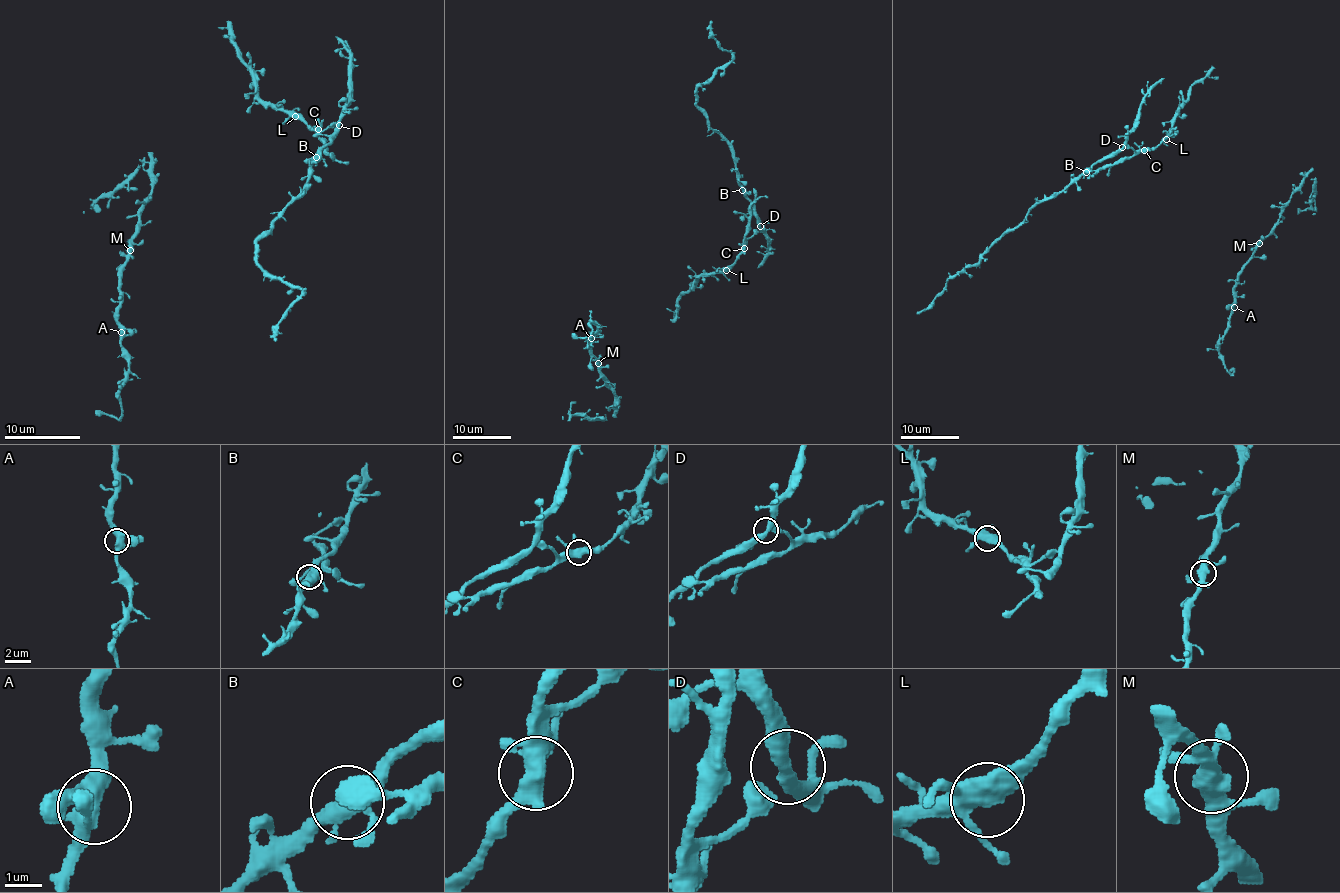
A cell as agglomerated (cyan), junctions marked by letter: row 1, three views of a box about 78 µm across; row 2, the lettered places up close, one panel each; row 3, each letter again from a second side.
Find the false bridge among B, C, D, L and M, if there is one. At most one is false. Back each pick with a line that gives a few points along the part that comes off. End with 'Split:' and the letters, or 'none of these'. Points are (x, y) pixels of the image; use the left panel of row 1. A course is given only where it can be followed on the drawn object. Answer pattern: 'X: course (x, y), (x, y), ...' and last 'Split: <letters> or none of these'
Split: none of these

